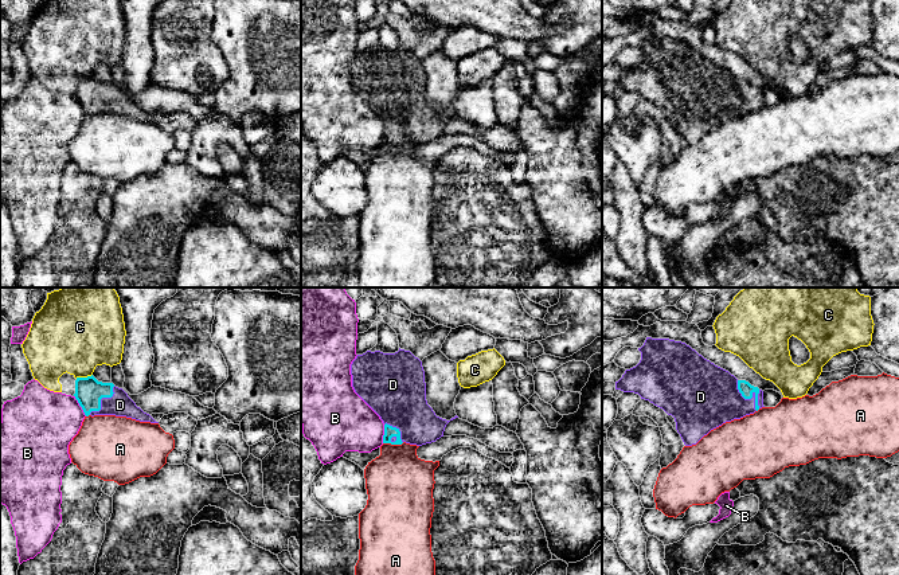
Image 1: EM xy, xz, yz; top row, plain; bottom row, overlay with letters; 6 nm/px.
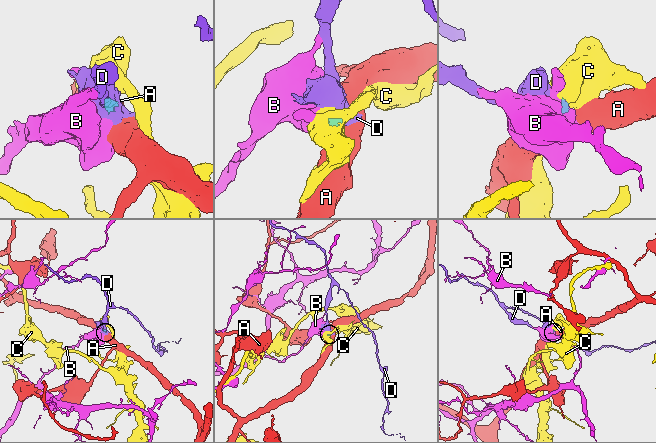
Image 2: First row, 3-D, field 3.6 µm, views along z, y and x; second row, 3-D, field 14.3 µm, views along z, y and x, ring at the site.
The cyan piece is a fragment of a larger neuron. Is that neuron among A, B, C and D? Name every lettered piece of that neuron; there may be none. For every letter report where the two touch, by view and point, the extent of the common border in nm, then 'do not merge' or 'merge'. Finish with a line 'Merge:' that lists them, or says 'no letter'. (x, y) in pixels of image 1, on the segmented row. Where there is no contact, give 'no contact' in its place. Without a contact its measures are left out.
A: meets cyan in xz at (393, 444); contact 130 nm long; do not merge
B: meets cyan in xy at (79, 405); contact 150 nm long; do not merge
C: meets cyan in xy at (83, 378); contact 110 nm long; do not merge
D: meets cyan in yz at (747, 398); contact 220 nm long; merge
Merge: D

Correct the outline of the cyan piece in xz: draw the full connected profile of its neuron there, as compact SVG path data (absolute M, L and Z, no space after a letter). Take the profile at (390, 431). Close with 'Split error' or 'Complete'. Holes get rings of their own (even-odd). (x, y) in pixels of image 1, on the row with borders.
M367 351L357 355L351 364L355 392L380 416L384 423L383 443L422 446L443 437L450 421L435 415L426 400L426 383L422 361L410 351L395 353Z. Split error

